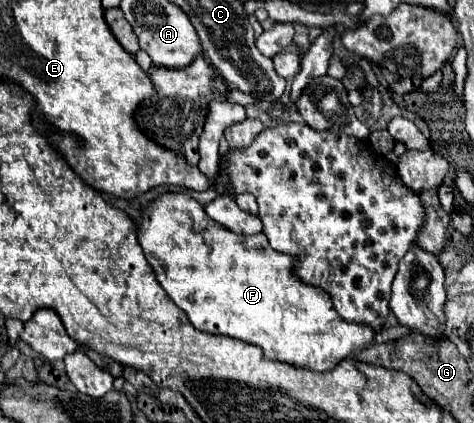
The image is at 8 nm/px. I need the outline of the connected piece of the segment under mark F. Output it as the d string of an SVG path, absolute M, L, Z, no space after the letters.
M165 193L153 199L147 207L143 207L143 217L135 225L139 245L143 247L159 285L171 301L187 313L189 321L199 331L235 337L261 347L265 357L313 371L329 371L351 351L363 349L373 341L375 331L371 327L355 325L337 317L329 295L323 293L323 289L305 285L291 275L295 257L277 253L263 233L245 237L229 233L229 229L221 229L221 225L209 219L203 207L185 193Z

